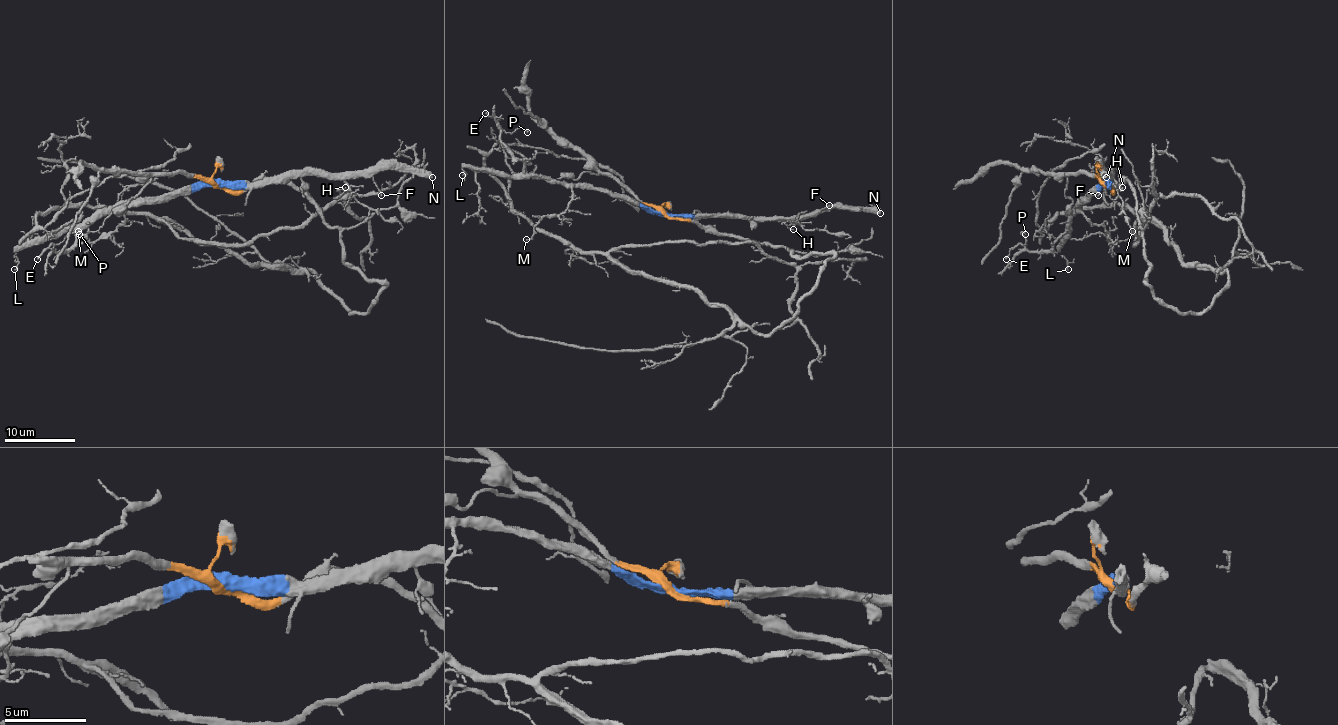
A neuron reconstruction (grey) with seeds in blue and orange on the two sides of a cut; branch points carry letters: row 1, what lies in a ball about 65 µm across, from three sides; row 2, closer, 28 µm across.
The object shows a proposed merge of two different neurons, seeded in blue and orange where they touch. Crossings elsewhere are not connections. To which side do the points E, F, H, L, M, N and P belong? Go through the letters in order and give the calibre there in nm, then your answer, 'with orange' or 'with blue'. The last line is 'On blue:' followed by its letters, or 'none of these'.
E: 150 nm thick; with blue
F: 110 nm thick; with blue
H: 100 nm thick; with blue
L: 110 nm thick; with blue
M: 100 nm thick; with blue
N: 500 nm thick; with blue
P: 130 nm thick; with blue
On blue: E, F, H, L, M, N, P

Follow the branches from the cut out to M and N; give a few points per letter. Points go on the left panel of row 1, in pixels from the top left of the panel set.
M: (217, 185), (196, 185), (182, 194), (132, 203), (125, 210), (122, 224), (93, 241), (78, 231)
N: (217, 185), (284, 183), (307, 174), (367, 173), (383, 167), (418, 167), (432, 178)

